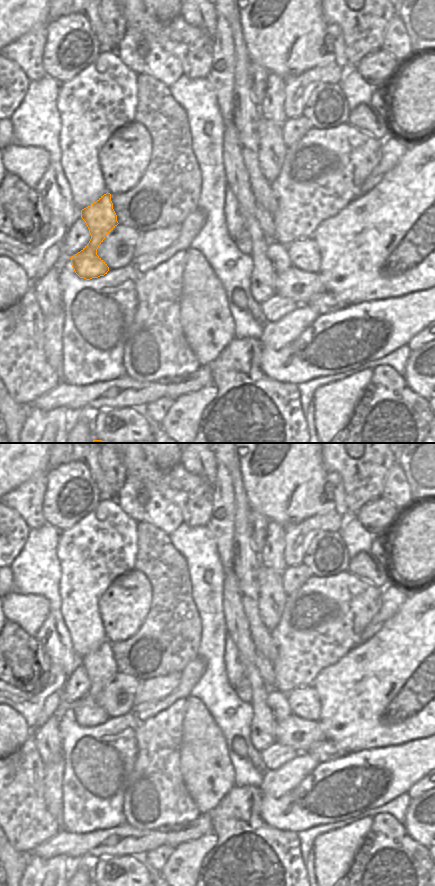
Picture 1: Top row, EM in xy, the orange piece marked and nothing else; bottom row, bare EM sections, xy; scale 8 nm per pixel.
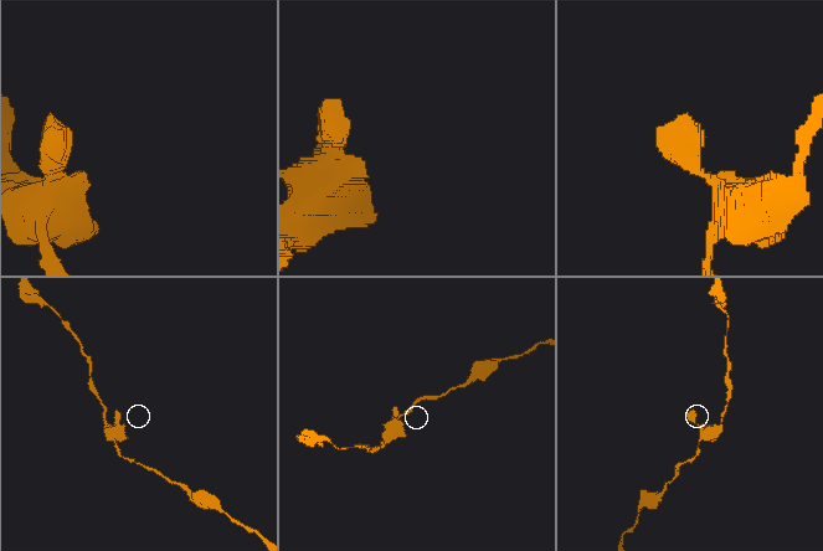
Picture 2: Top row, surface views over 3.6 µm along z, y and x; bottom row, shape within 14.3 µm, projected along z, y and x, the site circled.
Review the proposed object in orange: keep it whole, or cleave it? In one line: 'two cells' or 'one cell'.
one cell

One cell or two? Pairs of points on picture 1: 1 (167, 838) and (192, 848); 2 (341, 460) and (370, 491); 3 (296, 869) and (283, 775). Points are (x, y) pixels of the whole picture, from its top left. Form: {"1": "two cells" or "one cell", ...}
{"1": "two cells", "2": "one cell", "3": "two cells"}

